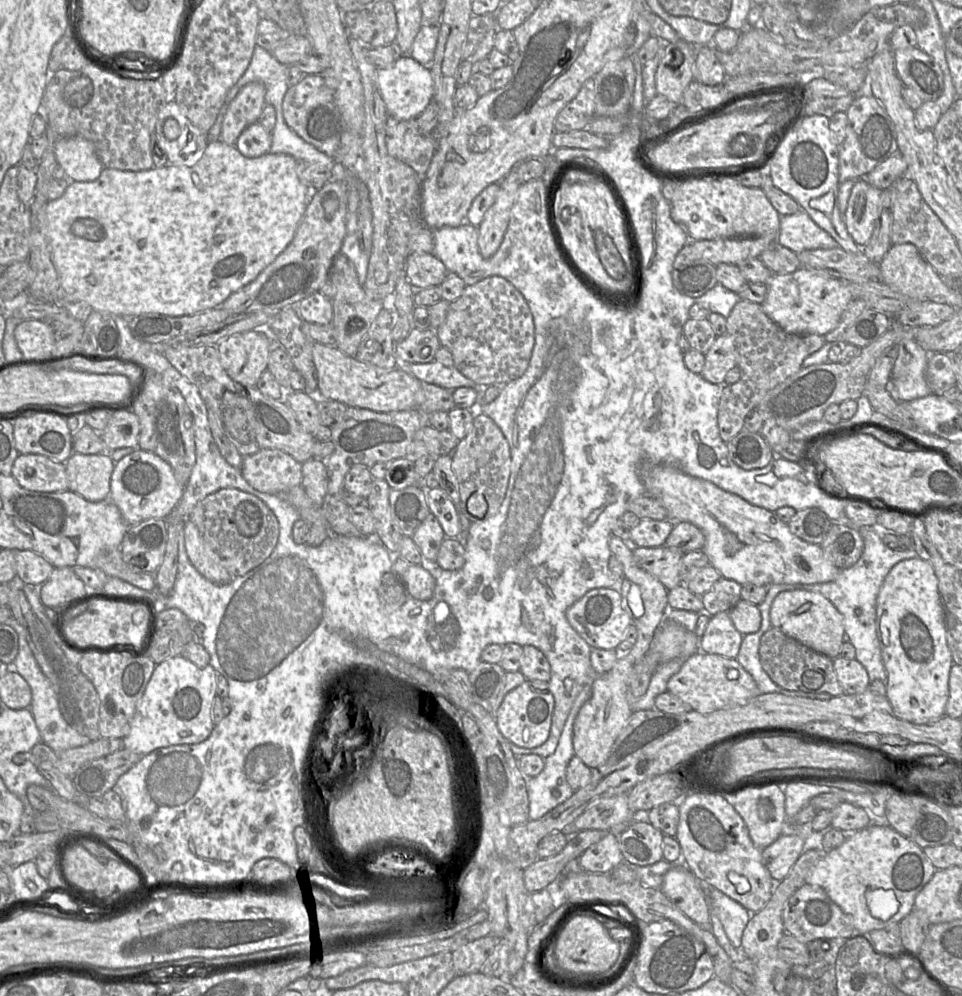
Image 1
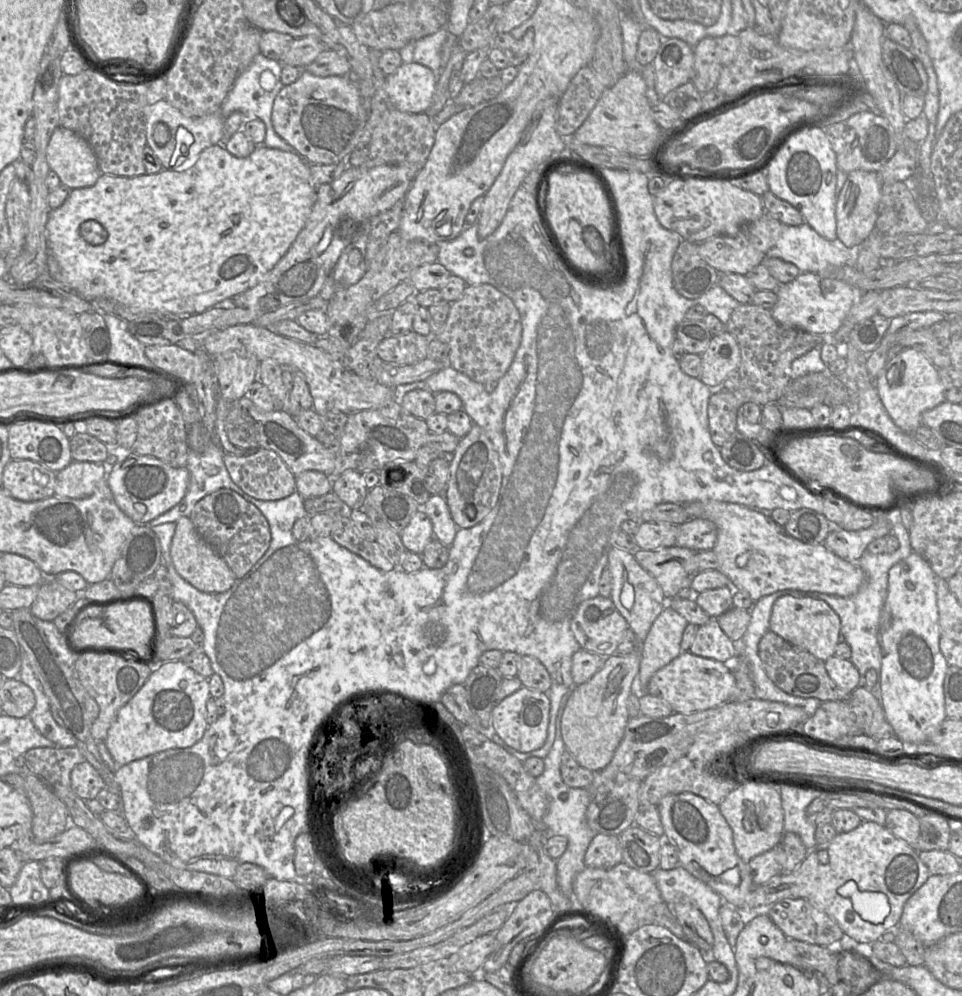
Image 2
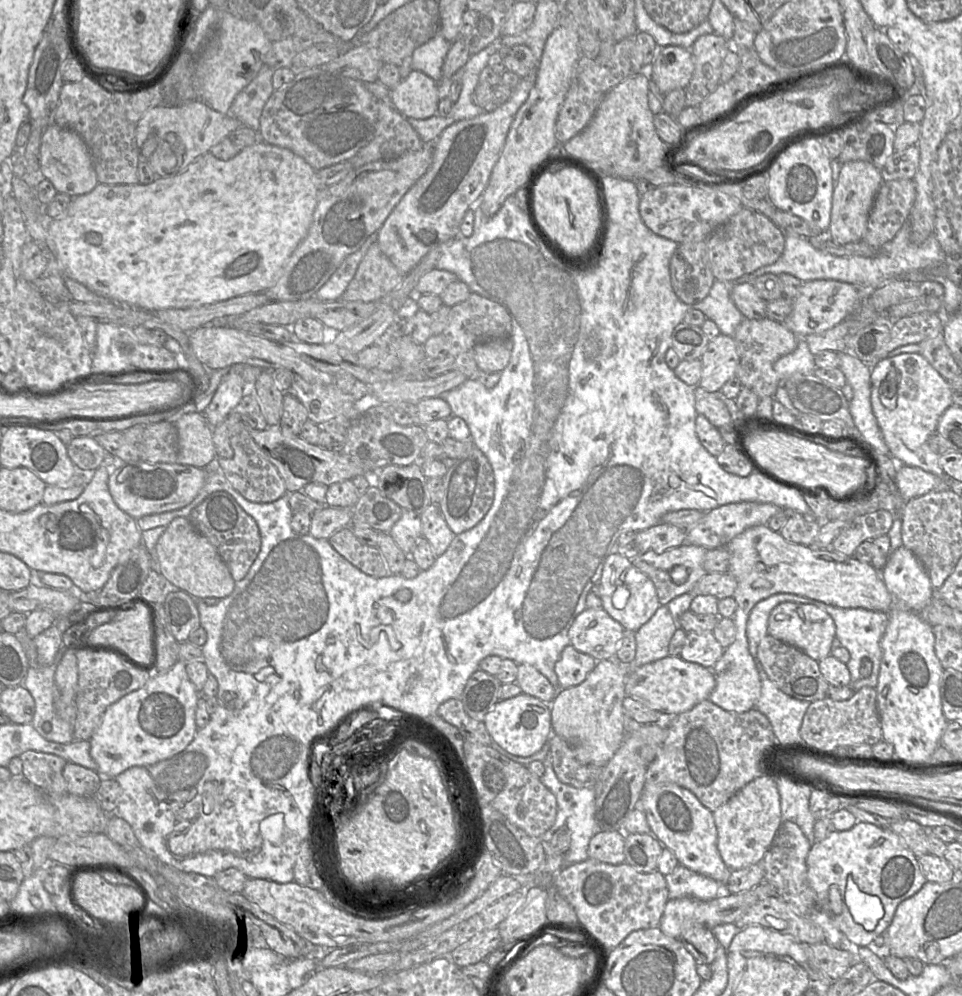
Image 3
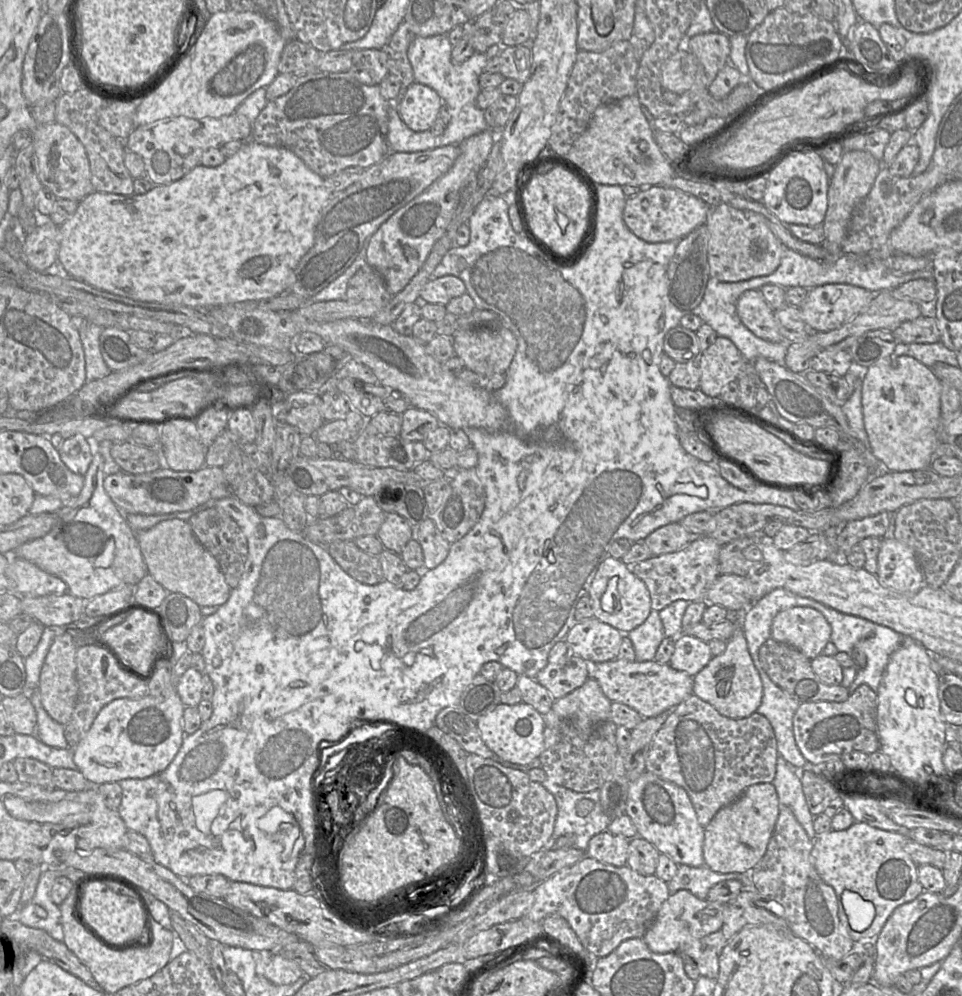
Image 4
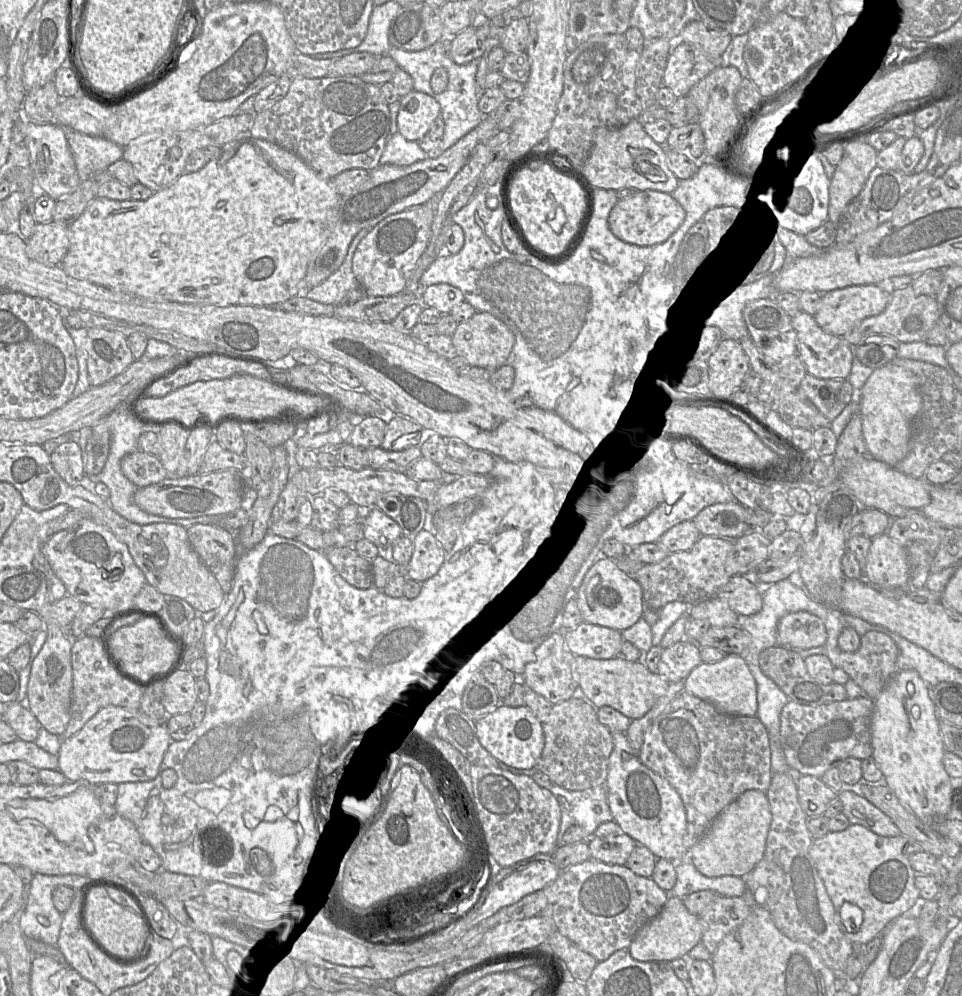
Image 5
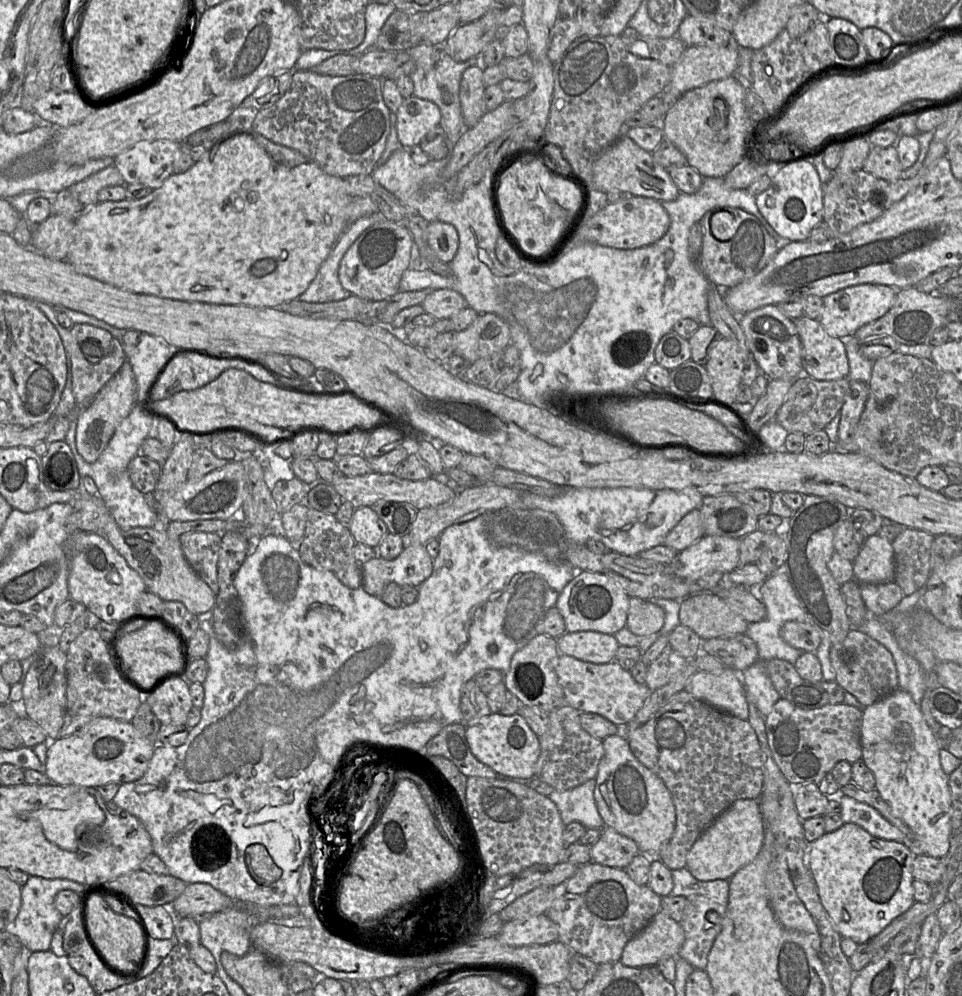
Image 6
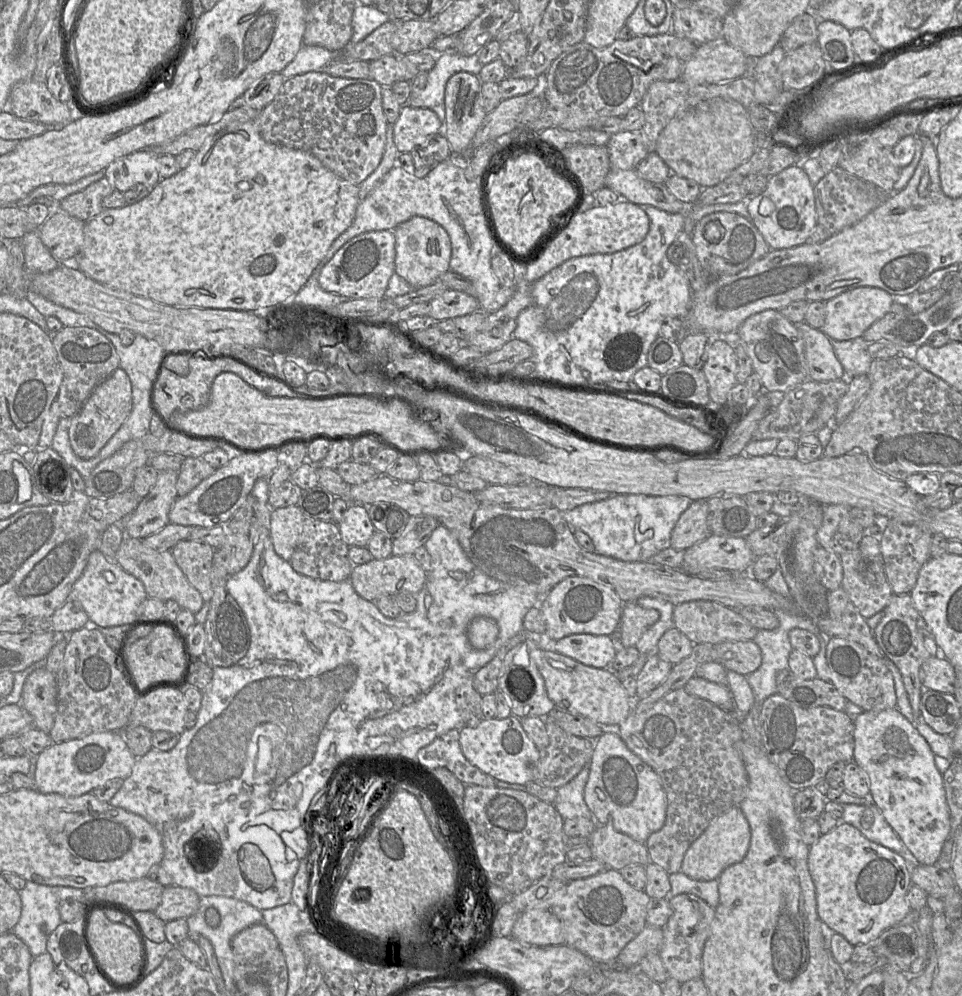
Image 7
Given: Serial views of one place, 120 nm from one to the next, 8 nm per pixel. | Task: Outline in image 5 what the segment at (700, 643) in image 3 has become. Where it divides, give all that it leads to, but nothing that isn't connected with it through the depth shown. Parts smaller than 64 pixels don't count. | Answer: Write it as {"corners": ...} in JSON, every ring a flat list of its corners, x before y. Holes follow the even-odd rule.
{"corners":[[689,640,679,641,663,650,656,673,665,678,669,683,684,682,689,673,701,663,700,646]]}

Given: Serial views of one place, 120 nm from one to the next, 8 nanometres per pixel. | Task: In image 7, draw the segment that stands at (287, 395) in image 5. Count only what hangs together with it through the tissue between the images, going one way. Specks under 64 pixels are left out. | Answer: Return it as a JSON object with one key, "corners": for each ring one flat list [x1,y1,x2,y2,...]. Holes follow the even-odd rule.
{"corners":[[222,372,216,376,205,406,194,411,175,411,168,420,172,425,186,432,221,435,237,444,251,447,277,443,289,437,308,436,314,433,339,435,359,432,376,435,382,441,393,443,402,449,433,448,438,445,438,440,431,429,427,425,413,420,408,408,400,401,380,402,369,398,348,396,329,399,270,397,246,383,233,372]]}

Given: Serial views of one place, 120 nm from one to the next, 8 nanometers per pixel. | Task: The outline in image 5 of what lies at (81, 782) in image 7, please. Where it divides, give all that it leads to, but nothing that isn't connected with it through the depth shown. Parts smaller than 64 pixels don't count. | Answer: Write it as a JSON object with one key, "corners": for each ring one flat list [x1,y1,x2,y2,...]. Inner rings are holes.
{"corners":[[117,706,100,709,78,733,63,740,58,757,58,770,68,782,103,783,145,782,159,773,163,756,171,743,164,721,153,721,138,711]]}

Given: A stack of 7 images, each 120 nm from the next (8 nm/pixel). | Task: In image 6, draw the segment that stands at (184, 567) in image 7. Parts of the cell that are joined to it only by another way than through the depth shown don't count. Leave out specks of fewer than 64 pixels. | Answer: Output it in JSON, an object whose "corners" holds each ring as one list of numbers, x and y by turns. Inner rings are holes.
{"corners":[[190,532,179,537,183,554,198,576,218,594,218,557,222,534]]}

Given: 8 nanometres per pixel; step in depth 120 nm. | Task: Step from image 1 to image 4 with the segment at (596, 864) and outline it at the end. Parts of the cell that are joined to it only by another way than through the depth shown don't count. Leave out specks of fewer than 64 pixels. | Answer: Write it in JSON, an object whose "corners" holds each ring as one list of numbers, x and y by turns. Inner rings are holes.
{"corners":[[608,830,593,836,586,851,589,856,601,863,622,867,627,864,630,839,614,835]]}

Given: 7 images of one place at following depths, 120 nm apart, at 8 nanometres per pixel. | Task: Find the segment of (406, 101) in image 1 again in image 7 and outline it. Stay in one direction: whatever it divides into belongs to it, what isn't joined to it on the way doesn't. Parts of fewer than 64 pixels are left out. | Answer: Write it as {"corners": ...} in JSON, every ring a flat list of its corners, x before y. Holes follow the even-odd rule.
{"corners":[[408,104,402,106,393,125,394,142,399,153,411,153,439,133,442,133,442,123,435,112]]}

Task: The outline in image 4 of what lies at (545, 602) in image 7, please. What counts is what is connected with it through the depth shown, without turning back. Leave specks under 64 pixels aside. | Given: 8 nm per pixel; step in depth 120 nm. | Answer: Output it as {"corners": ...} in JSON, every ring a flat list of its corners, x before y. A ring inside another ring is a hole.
{"corners":[[610,556,598,567,587,594,591,600,593,617,624,635,640,626,652,611,651,598,645,583,621,559]]}

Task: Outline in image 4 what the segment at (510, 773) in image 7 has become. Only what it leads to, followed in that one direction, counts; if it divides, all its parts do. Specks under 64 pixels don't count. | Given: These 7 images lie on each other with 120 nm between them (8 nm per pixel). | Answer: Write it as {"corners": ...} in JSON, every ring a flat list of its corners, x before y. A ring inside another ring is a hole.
{"corners":[[524,702,515,705,499,703,492,711,481,716,476,724,486,746,504,760,526,765,544,750,544,717]]}

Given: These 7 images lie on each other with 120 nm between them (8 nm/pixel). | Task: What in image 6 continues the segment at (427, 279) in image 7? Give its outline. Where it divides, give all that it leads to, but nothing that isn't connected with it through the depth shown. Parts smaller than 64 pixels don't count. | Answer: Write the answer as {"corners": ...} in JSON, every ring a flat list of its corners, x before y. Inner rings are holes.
{"corners":[[430,222,427,227,428,244,437,258,450,263,459,247,459,236,456,228,444,222]]}

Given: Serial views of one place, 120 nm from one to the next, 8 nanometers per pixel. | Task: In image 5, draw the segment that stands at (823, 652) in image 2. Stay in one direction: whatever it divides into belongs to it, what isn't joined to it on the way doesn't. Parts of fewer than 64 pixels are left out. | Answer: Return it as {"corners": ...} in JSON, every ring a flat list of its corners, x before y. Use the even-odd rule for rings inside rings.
{"corners":[[807,611,785,614,777,625,777,645,810,649,823,646,827,632,823,621]]}

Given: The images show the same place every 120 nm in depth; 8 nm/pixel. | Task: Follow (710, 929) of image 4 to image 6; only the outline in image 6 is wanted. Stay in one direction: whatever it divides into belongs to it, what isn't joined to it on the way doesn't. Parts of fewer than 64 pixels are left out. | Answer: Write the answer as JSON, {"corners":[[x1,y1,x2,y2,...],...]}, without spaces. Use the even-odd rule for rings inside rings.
{"corners":[[659,911,653,919,638,932,624,947,620,962,627,967,653,966,669,957,677,957,685,940,684,930,680,923,665,912]]}

